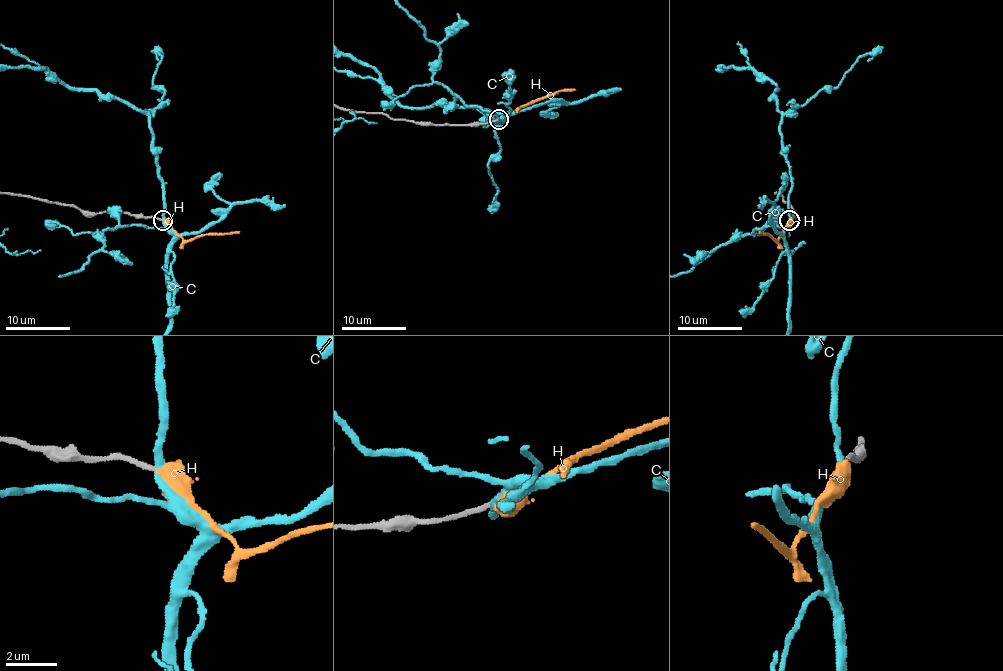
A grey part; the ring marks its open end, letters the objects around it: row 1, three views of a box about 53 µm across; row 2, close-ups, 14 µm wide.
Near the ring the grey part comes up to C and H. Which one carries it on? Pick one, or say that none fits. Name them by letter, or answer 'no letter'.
H

